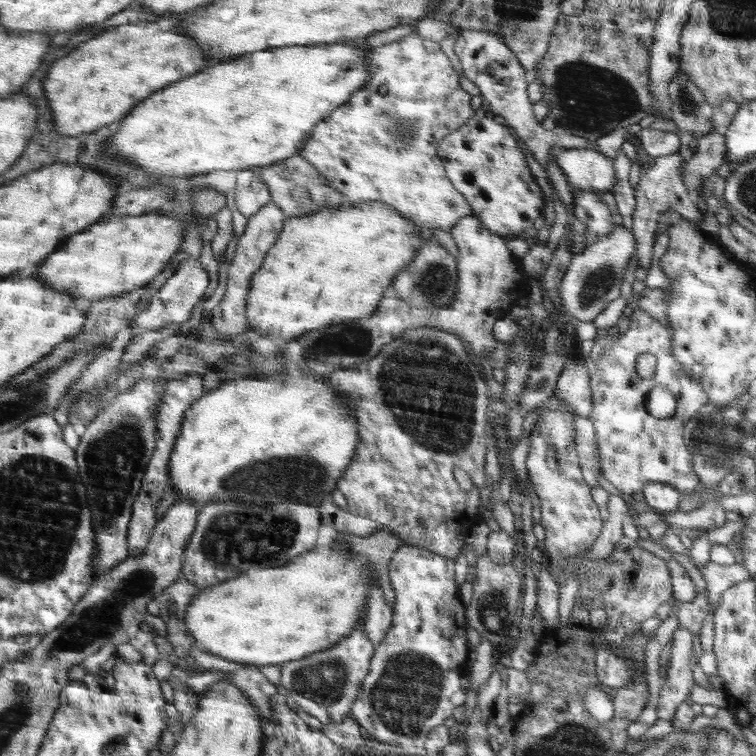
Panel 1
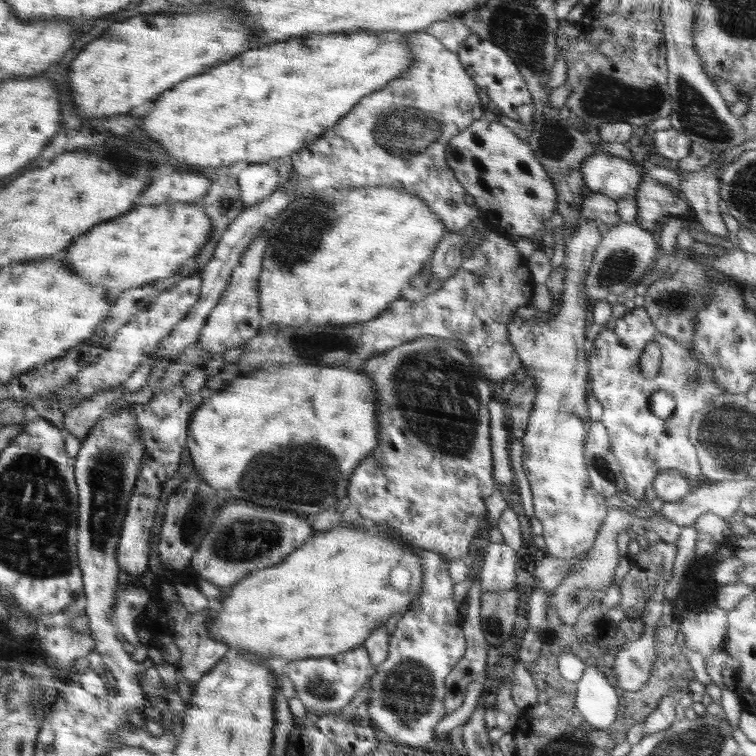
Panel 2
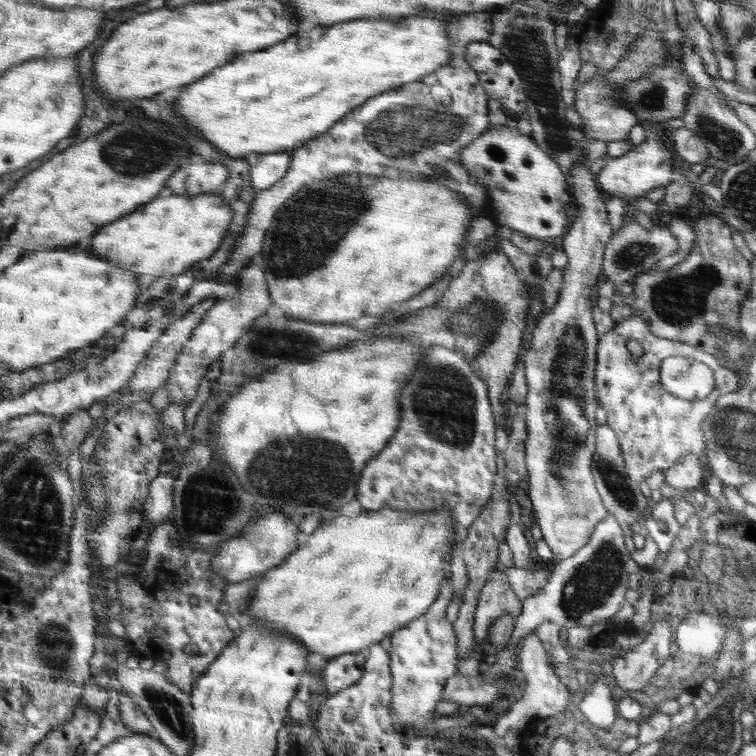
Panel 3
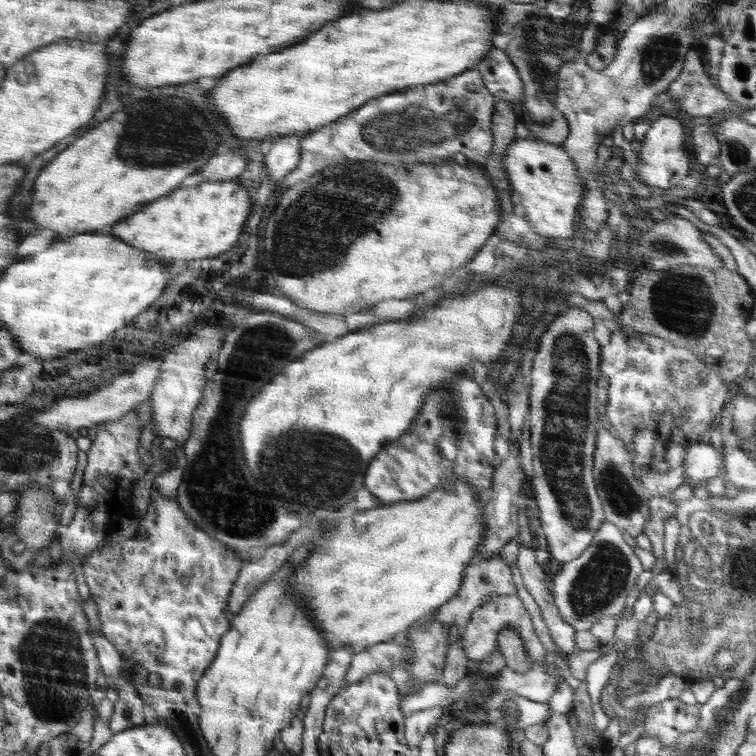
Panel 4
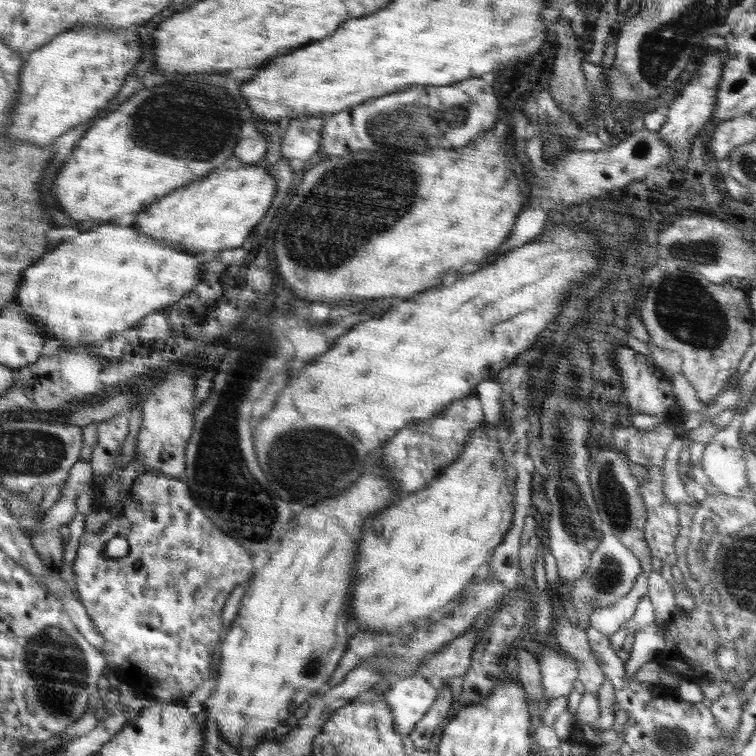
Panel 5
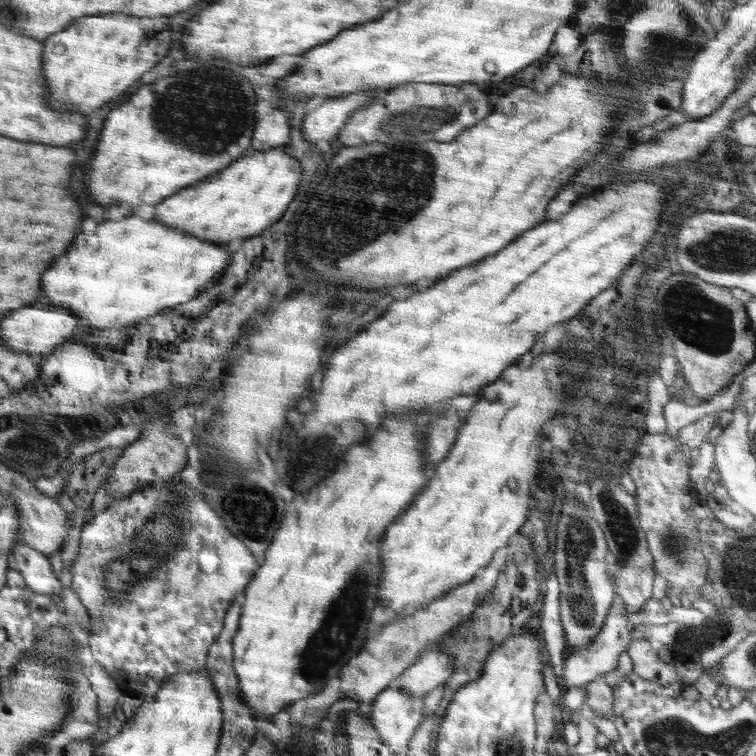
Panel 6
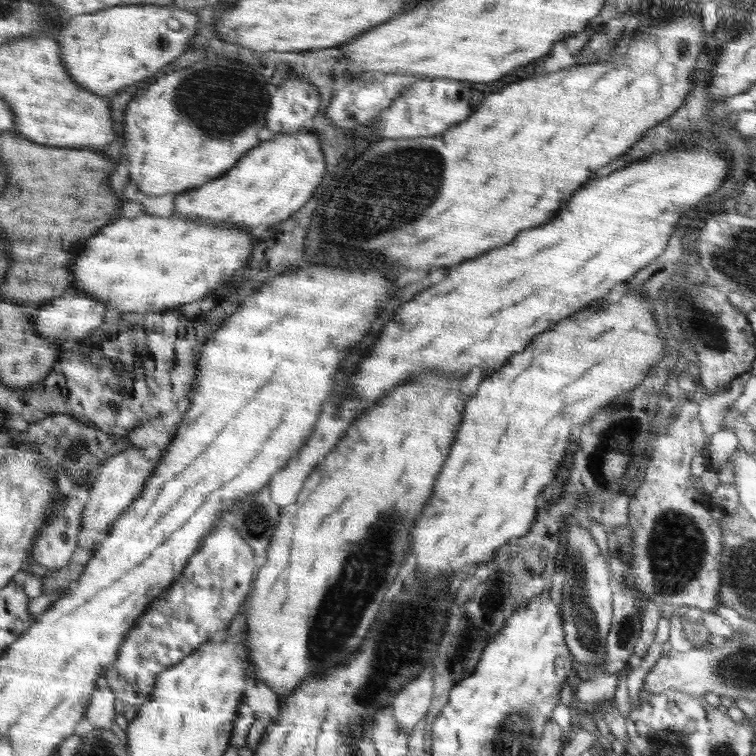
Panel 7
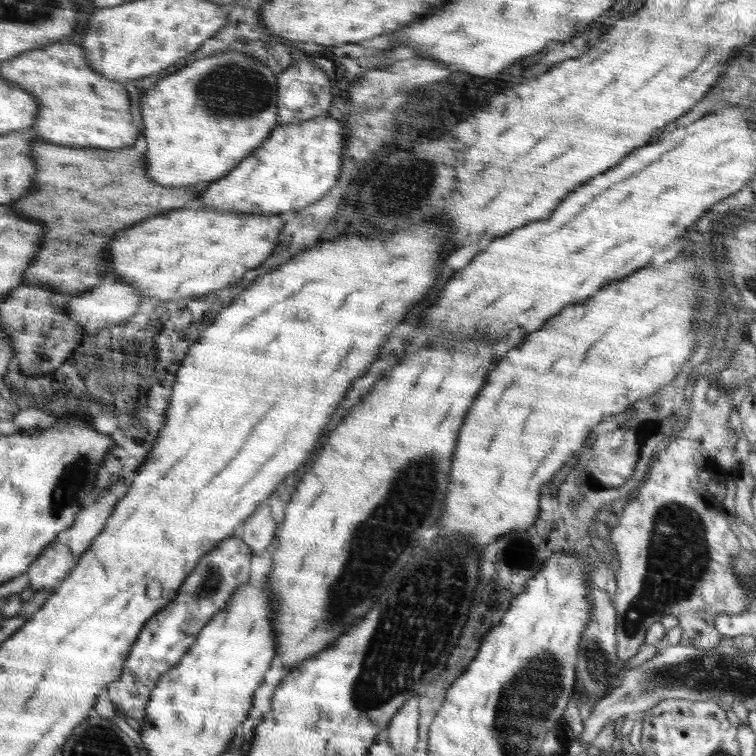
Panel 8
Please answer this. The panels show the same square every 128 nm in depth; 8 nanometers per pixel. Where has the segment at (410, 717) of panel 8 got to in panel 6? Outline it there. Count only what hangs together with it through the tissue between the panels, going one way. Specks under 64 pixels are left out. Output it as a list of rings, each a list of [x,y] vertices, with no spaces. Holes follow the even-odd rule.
[[[442,652],[421,653],[418,659],[406,668],[388,689],[397,689],[408,698],[425,698],[426,695],[445,684],[452,675],[451,659]]]

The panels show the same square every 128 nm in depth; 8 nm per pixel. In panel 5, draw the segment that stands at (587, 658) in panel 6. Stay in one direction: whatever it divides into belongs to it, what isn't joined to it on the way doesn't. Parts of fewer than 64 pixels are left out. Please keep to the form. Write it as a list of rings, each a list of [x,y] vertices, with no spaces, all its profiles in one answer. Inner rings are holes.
[[[549,645],[544,648],[542,657],[537,660],[546,700],[568,697],[579,676],[576,658],[568,652],[559,654]]]

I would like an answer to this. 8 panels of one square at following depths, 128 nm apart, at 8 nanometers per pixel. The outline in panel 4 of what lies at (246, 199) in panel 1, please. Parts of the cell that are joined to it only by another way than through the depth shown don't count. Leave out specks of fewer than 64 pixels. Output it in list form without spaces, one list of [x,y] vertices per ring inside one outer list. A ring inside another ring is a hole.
[[[286,134],[274,138],[264,154],[264,163],[269,176],[276,182],[282,181],[300,163],[302,150],[300,134]]]

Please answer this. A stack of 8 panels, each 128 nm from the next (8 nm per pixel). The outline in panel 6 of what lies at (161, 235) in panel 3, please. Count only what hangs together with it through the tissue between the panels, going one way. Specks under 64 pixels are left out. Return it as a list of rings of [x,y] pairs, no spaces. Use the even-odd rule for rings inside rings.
[[[284,147],[247,151],[216,175],[164,199],[156,208],[156,220],[211,243],[228,243],[235,238],[246,240],[280,220],[297,196],[302,178],[301,163]]]

